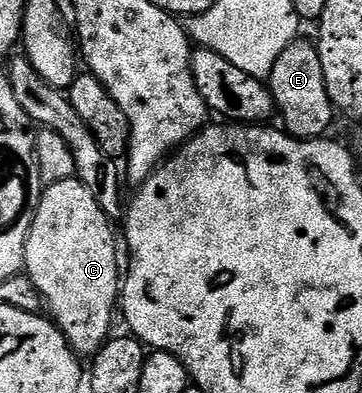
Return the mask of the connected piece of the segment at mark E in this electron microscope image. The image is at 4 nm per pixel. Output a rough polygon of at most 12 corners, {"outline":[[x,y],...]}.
{"outline":[[296,38],[269,77],[278,119],[317,140],[337,109],[318,47]]}

